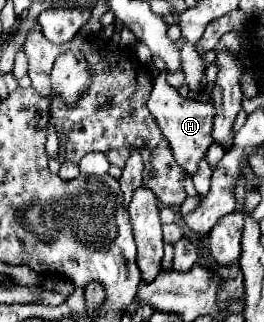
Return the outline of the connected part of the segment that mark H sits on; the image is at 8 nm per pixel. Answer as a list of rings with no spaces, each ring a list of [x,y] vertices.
[[[161,72],[155,80],[153,80],[153,92],[151,98],[147,102],[147,108],[153,116],[153,120],[157,122],[159,130],[163,132],[163,136],[169,140],[169,146],[173,150],[175,162],[187,170],[189,174],[195,174],[199,168],[199,162],[205,158],[209,146],[213,144],[213,118],[215,118],[215,106],[213,104],[203,104],[197,100],[185,100],[179,96],[179,92],[167,84],[165,80],[165,72]]]

